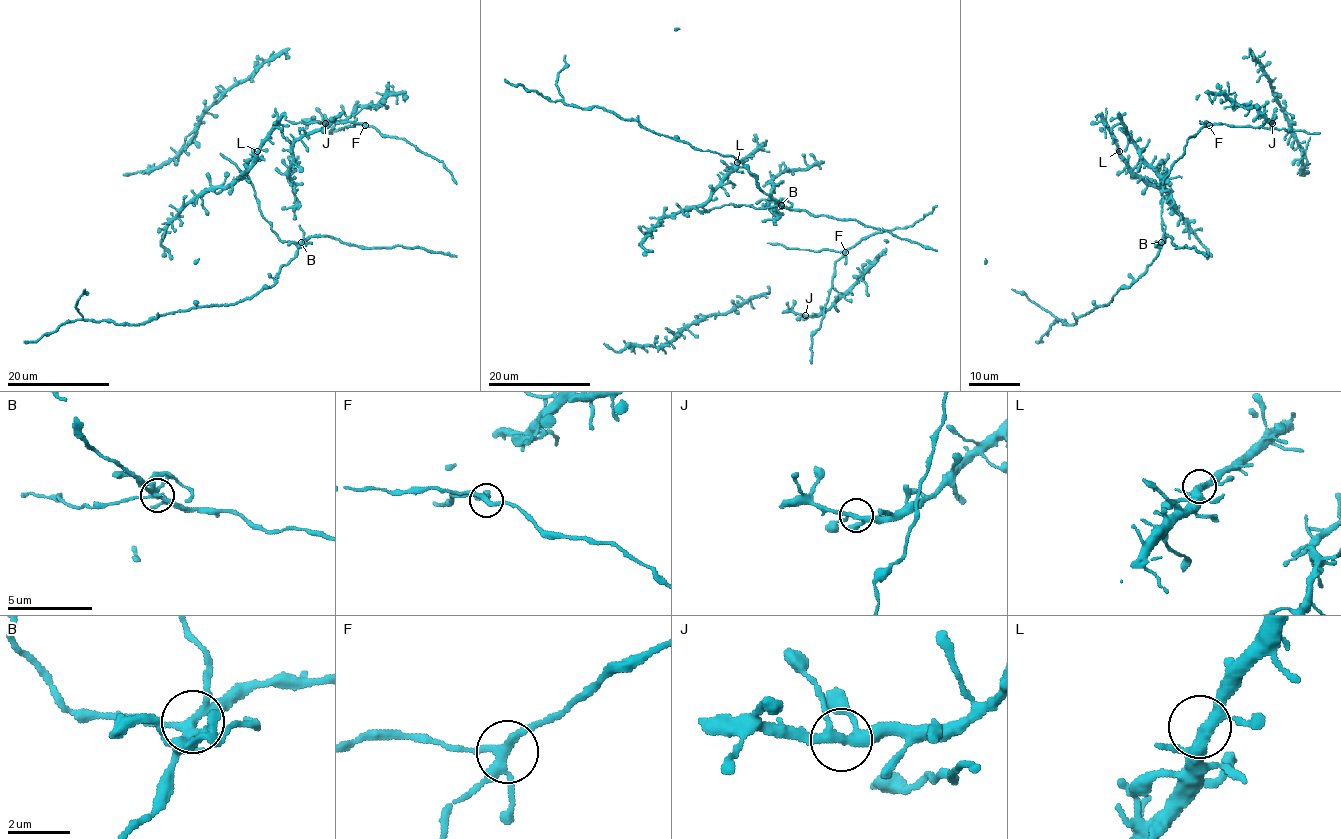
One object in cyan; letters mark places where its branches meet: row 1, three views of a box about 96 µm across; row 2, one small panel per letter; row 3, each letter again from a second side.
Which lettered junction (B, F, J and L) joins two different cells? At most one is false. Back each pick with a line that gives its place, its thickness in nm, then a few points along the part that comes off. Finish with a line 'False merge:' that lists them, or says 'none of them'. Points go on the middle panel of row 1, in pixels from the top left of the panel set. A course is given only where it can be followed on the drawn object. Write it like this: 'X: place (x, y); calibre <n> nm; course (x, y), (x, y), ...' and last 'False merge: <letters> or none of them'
B: place (781, 205); calibre 280 nm; course (781, 204), (732, 156), (694, 149), (595, 106), (551, 102), (505, 79)
False merge: B

